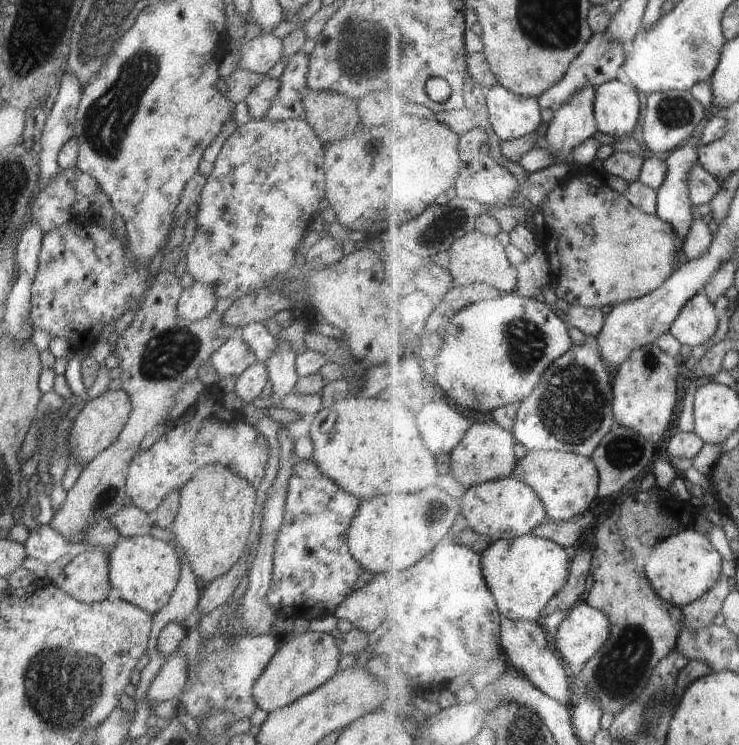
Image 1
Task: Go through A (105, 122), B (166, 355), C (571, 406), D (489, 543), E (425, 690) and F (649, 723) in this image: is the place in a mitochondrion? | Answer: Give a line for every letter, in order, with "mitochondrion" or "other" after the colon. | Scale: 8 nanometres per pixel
A: mitochondrion
B: mitochondrion
C: mitochondrion
D: other
E: other
F: mitochondrion

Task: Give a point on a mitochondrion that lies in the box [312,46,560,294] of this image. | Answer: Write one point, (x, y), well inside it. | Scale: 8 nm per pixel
(439, 231)

